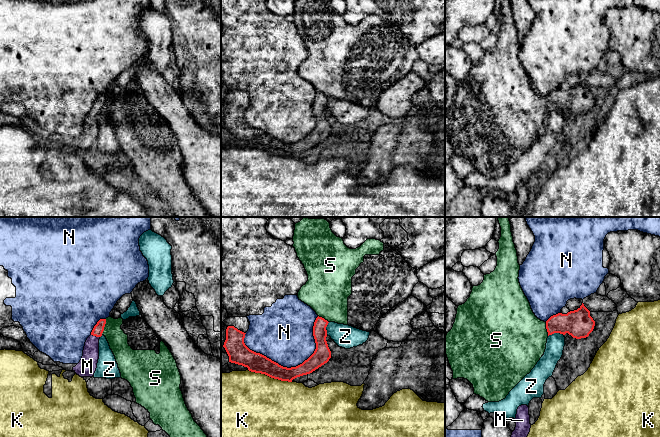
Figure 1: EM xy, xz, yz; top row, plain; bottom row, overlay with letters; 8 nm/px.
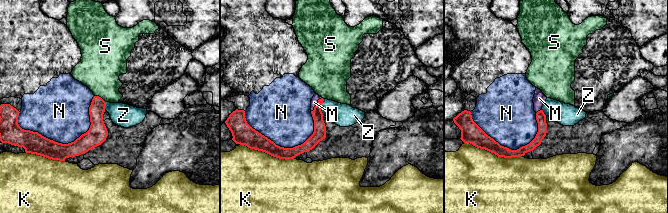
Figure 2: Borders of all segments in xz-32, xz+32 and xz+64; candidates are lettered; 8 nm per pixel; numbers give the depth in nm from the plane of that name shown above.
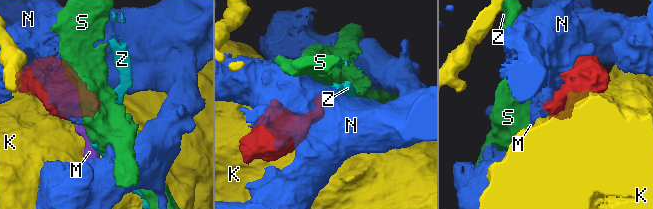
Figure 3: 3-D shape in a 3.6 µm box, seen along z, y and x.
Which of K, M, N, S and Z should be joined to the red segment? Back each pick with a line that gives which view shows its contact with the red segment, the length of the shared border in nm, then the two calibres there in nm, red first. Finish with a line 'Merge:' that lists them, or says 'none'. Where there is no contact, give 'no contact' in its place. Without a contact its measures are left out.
M: meets red in xy; contact 80 nm long; 90 nm thick on the red side, 140 nm on the other
Merge: M

